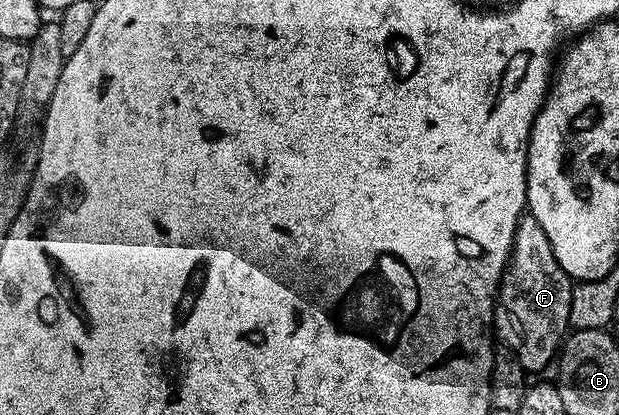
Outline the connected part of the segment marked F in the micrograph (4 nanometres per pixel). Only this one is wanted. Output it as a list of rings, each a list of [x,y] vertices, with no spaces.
[[[533,216],[522,217],[513,240],[513,256],[501,278],[499,307],[493,310],[493,328],[526,371],[545,369],[549,364],[550,368],[554,364],[570,328],[573,286],[574,282],[559,265],[559,259],[555,259],[547,231]]]

